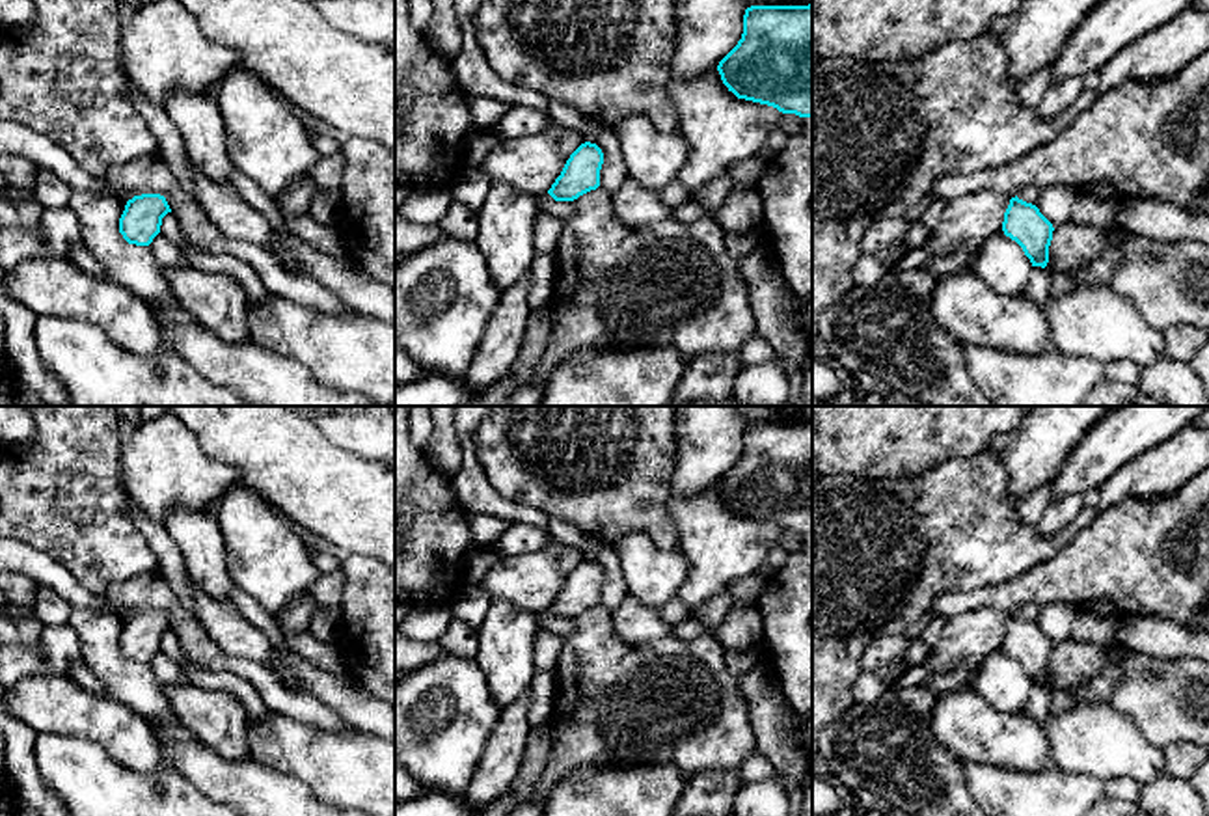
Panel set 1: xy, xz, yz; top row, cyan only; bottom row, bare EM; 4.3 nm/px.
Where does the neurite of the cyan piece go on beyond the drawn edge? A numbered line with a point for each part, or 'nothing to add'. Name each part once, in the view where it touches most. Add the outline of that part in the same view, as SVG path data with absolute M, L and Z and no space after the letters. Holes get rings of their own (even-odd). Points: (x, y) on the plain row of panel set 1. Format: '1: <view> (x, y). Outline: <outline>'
nothing to add

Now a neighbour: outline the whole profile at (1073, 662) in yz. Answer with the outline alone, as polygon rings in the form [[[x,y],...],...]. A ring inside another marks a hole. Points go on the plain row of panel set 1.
[[[1067,637],[1053,648],[1045,687],[1049,693],[1073,691],[1079,684],[1105,671],[1118,648],[1116,639],[1112,643],[1082,643]]]

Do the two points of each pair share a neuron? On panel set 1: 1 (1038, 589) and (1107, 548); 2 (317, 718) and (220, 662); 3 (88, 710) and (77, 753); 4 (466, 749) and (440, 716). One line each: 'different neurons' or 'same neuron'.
1: same neuron
2: same neuron
3: different neurons
4: same neuron

